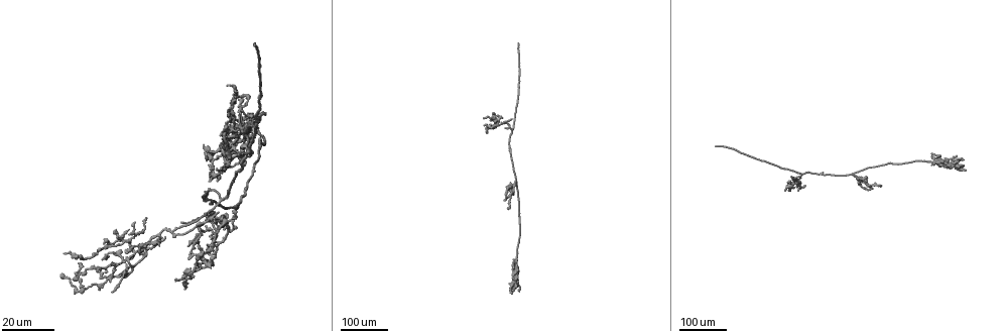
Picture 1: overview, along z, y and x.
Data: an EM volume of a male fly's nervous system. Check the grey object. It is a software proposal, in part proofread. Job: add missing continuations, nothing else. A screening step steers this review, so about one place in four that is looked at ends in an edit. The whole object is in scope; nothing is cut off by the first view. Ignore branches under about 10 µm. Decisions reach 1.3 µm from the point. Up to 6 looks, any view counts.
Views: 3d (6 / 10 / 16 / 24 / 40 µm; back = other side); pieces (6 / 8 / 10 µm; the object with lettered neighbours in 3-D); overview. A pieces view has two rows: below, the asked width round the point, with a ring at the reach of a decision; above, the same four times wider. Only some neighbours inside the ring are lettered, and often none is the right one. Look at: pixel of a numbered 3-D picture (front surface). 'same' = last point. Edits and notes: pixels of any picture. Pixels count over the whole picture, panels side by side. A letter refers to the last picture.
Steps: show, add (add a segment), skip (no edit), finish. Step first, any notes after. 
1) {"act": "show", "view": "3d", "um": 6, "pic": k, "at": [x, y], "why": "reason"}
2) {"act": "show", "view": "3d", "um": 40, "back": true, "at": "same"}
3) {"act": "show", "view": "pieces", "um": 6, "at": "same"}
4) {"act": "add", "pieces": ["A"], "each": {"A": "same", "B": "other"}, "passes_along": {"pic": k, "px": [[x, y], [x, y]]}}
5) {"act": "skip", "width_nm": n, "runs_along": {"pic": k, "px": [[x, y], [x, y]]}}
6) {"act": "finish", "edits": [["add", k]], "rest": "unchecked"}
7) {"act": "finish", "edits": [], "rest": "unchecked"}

{"act": "show", "view": "3d", "um": 40, "pic": 1, "at": [823, 172], "why": "branch stops here"}

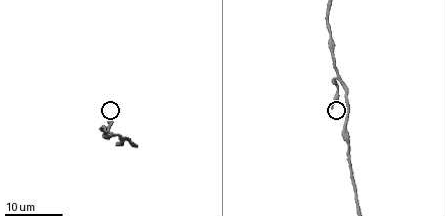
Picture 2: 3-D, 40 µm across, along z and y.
{"act": "show", "view": "pieces", "um": 10, "pic": 2, "at": [333, 105]}

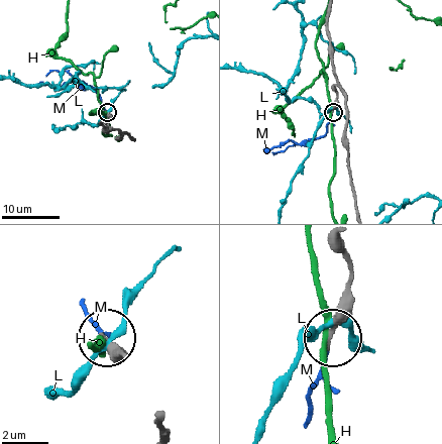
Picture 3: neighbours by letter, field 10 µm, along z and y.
{"act": "add", "pieces": ["M"], "each": {"H": "other", "L": "other", "M": "same"}, "passes_along": {"pic": 3, "px": [[336, 100], [323, 135], [299, 144], [289, 141], [264, 150]]}, "found": "it goes on there"}

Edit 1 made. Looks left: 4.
{"act": "show", "view": "3d", "um": 40, "pic": 1, "at": [871, 191], "why": "long arm stops here"}

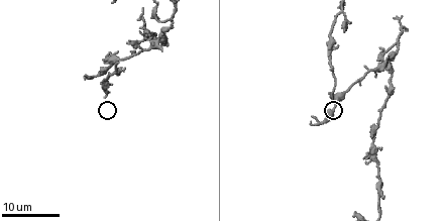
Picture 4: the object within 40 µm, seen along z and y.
{"act": "show", "view": "pieces", "um": 8, "pic": 4, "at": [333, 99]}

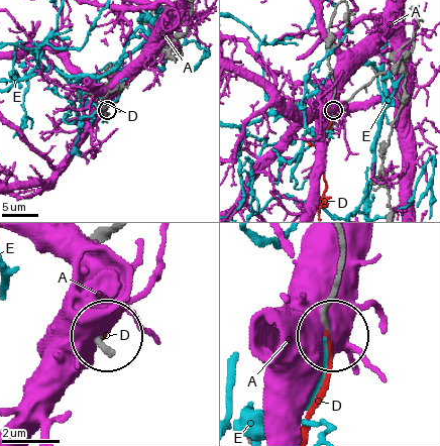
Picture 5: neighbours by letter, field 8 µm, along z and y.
{"act": "add", "pieces": ["D"], "each": {"A": "other", "D": "same", "E": "other"}, "found": "the cell continues"}

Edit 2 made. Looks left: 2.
{"act": "show", "view": "3d", "um": 40, "pic": 1, "at": [519, 43], "why": "branch stops here"}

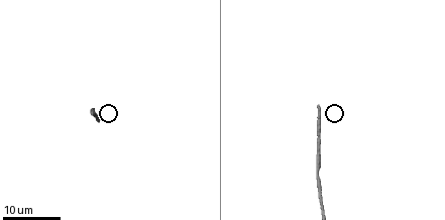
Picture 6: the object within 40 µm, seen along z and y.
{"act": "show", "view": "pieces", "um": 6, "pic": 6, "at": [92, 113]}

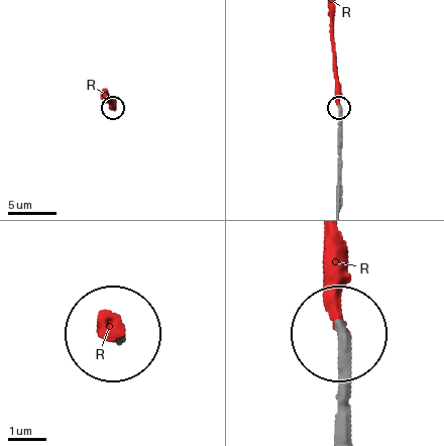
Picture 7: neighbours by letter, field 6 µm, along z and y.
{"act": "add", "pieces": ["R"], "each": {"R": "same"}, "passes_along": {"pic": 7, "px": [[342, 424], [342, 244]]}, "found": "the cell continues"}

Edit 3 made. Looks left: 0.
{"act": "finish", "edits": [["add", 3], ["add", 5], ["add", 7]], "rest": "unchecked"}

